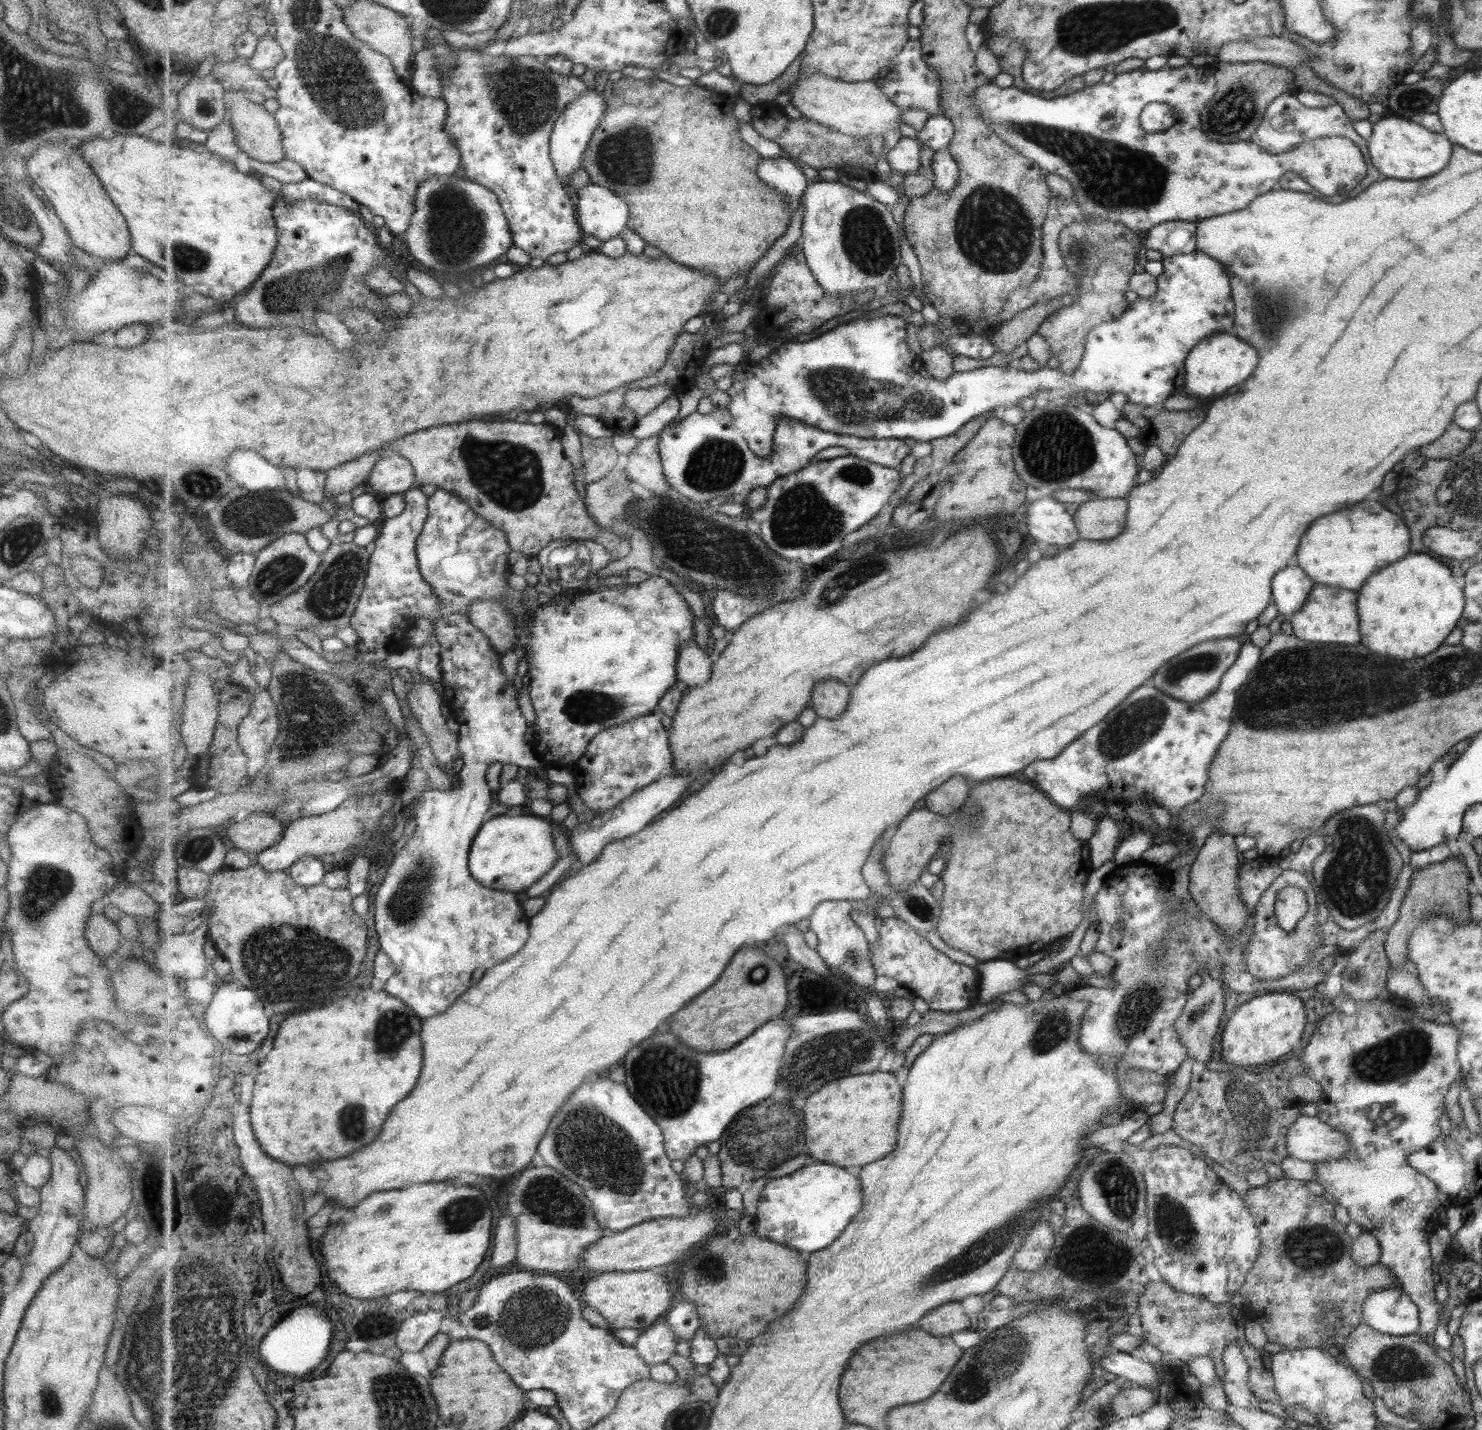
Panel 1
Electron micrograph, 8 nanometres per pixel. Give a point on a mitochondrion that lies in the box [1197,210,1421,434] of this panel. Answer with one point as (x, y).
(1271, 312)

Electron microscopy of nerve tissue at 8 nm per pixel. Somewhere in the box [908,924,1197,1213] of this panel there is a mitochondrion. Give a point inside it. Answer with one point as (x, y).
(1137, 1011)

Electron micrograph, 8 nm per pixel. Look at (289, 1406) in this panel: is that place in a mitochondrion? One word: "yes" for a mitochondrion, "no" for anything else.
no

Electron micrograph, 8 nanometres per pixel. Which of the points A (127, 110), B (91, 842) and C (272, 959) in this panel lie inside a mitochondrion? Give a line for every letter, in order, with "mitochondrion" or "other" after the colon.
A: mitochondrion
B: other
C: mitochondrion

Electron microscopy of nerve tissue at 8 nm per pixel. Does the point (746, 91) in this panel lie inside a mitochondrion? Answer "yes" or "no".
no

